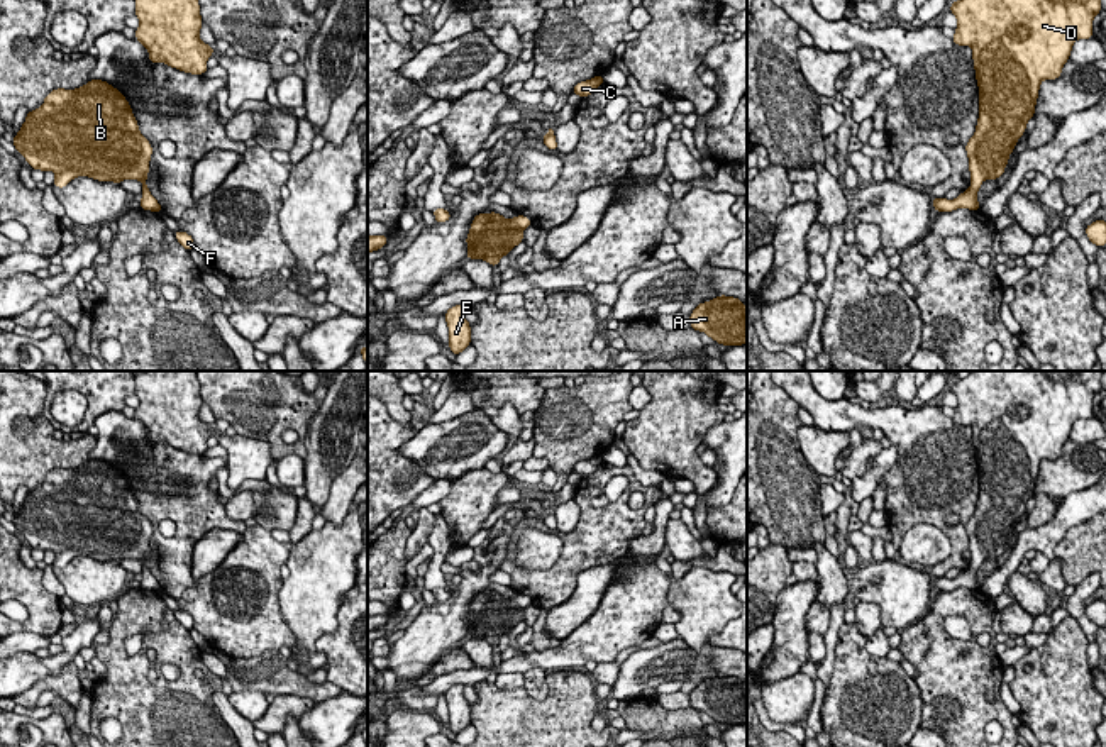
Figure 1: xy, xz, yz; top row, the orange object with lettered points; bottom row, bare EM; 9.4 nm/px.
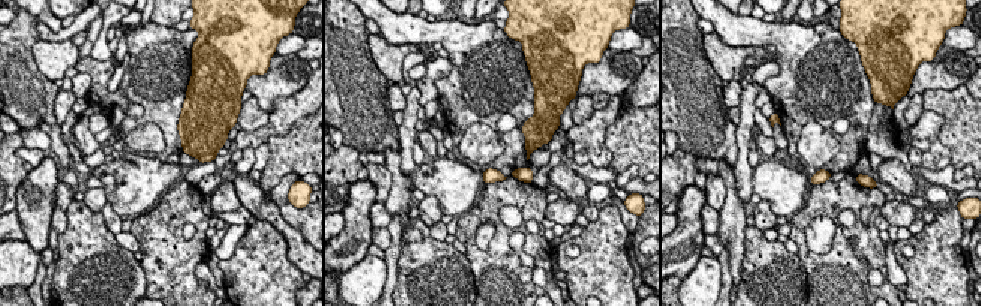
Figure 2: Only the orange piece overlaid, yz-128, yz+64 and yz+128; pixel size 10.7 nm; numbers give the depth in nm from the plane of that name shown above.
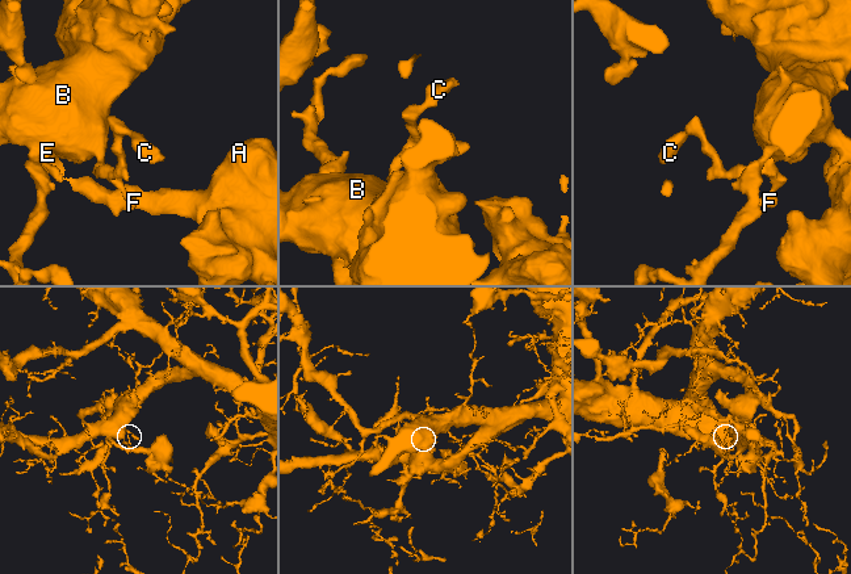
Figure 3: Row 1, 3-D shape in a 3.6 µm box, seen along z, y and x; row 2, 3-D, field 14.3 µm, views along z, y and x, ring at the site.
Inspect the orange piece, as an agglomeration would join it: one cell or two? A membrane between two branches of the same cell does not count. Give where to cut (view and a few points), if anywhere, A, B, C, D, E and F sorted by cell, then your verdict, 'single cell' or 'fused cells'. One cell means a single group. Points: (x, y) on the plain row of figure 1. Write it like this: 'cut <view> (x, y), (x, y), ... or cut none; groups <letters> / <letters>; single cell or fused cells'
cut none; groups A B C D E F; single cell

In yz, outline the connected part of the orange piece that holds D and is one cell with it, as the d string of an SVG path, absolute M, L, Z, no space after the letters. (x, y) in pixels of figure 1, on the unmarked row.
M971 371L964 379L954 379L948 386L957 398L952 420L957 425L971 425L979 466L979 498L974 515L965 523L969 537L971 566L957 578L933 576L935 591L957 588L981 589L977 571L984 559L998 559L1004 554L1009 534L1026 510L1026 501L1035 496L1038 469L1043 459L1057 459L1069 440L1072 423L1092 417L1092 400L1103 390L1104 371Z

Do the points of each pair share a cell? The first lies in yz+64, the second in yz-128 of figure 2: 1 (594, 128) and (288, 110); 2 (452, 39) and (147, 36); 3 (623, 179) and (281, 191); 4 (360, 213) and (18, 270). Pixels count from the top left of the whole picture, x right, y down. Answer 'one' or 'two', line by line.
1: one
2: one
3: one
4: two

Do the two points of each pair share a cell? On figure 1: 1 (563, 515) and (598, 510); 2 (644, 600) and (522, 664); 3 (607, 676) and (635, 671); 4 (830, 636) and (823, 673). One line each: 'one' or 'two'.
1: two
2: one
3: two
4: one

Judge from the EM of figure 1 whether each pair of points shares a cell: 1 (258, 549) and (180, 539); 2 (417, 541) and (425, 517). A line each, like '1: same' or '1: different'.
1: different
2: same

